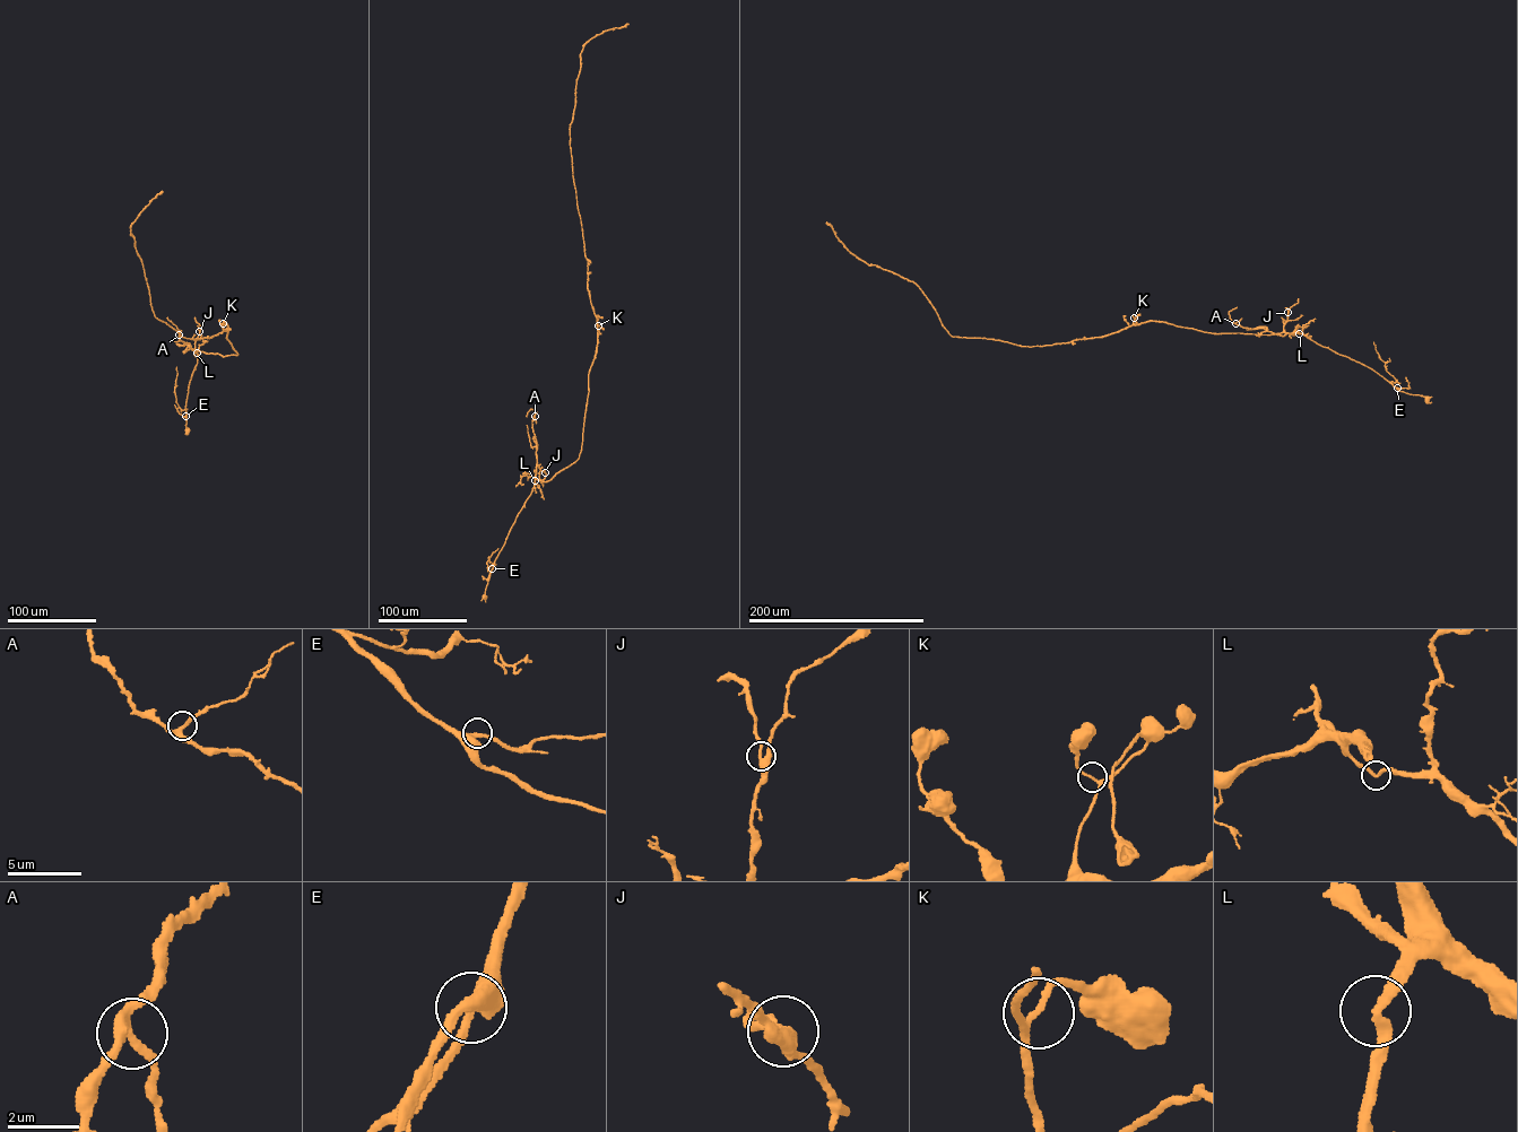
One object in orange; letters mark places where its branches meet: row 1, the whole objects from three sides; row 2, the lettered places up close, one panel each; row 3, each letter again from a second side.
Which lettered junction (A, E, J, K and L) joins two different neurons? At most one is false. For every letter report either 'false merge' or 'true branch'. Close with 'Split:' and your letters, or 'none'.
A: true branch
E: true branch
J: true branch
K: true branch
L: true branch
Split: none

